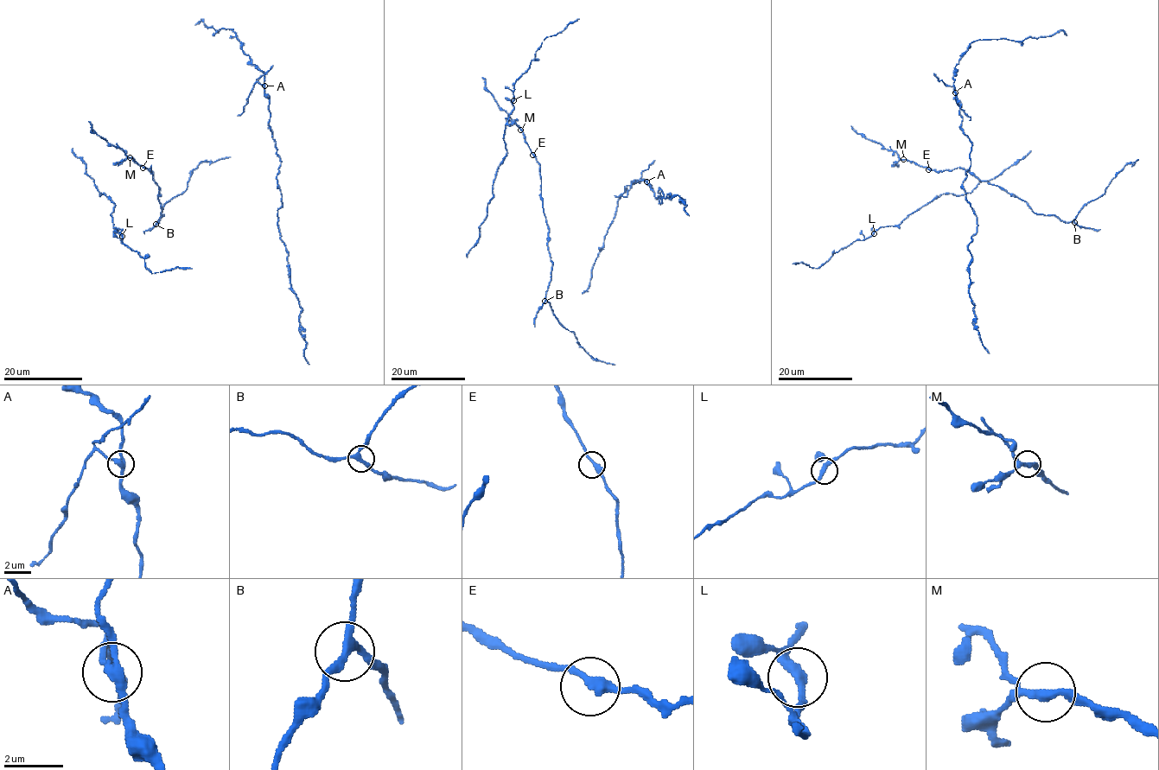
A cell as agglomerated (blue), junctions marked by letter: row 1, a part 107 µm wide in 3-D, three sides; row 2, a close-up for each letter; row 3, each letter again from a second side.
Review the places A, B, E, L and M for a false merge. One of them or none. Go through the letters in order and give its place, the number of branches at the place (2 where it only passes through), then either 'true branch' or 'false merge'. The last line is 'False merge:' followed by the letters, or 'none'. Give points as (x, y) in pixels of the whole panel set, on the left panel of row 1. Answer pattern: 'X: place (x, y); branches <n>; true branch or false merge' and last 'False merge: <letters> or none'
A: place (264, 85); branches 3; false merge
B: place (156, 224); branches 3; true branch
E: place (143, 168); branches 2; true branch
L: place (122, 236); branches 3; true branch
M: place (130, 157); branches 2; true branch
False merge: A

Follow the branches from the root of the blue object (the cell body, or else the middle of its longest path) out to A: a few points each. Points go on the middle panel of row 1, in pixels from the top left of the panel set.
A: (621, 195), (627, 195), (633, 182), (646, 181)

